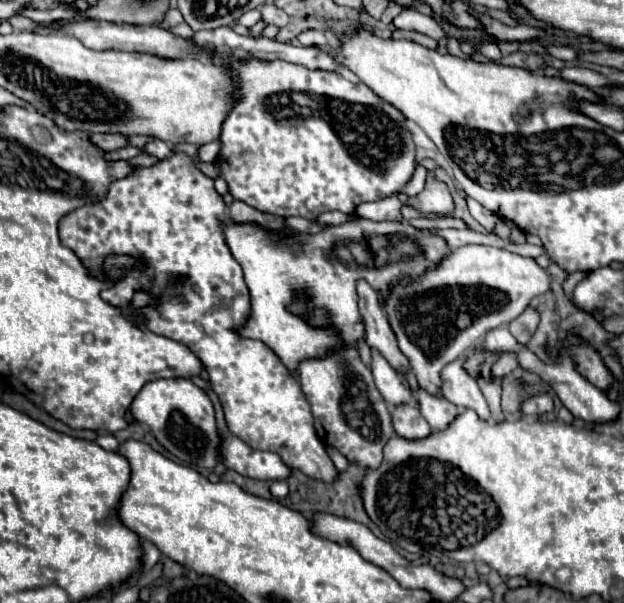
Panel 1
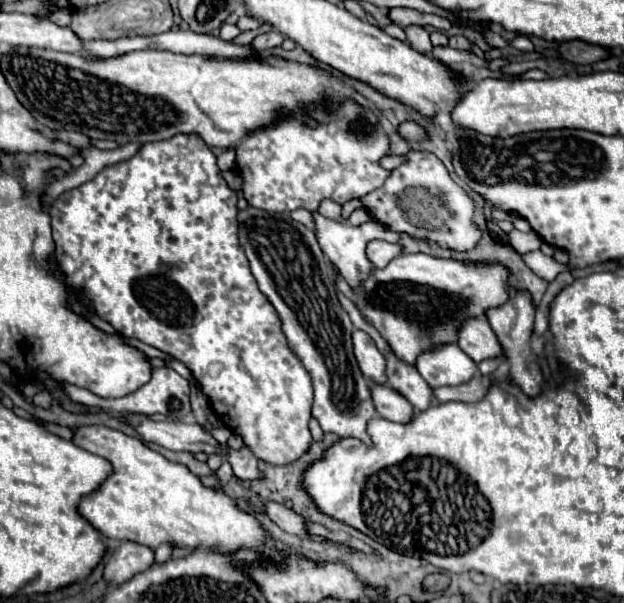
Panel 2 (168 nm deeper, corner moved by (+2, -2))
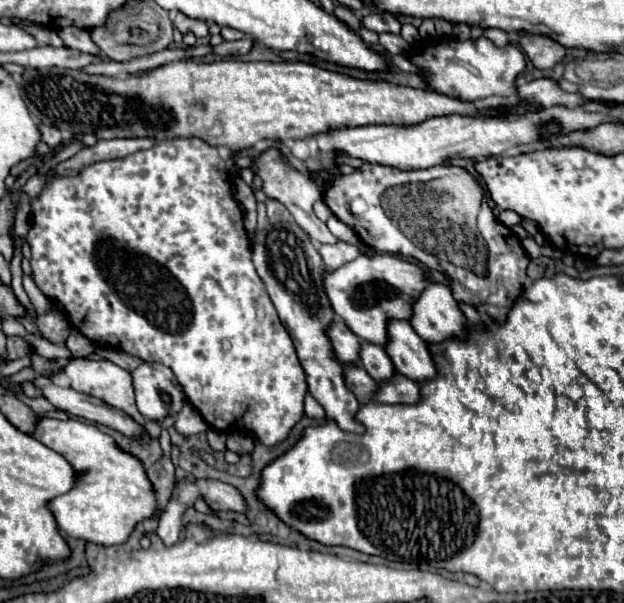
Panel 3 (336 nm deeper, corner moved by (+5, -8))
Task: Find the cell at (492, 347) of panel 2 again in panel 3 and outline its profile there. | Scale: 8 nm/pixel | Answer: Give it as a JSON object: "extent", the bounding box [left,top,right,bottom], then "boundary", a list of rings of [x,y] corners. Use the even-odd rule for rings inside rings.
{"extent":[409,280,467,342],"boundary":[[[429,280],[411,308],[413,314],[409,324],[425,342],[447,340],[447,336],[465,336],[463,328],[467,320],[445,284]]]}

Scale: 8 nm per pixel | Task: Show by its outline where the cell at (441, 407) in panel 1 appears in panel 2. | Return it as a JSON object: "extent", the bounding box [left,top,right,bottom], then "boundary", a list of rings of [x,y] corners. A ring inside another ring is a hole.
{"extent":[386,352,438,412],"boundary":[[[392,352],[386,356],[388,366],[386,366],[386,374],[388,374],[388,384],[400,392],[412,406],[416,412],[424,412],[430,406],[438,404],[434,400],[434,390],[430,388],[430,384],[418,374],[418,370],[410,364],[404,364],[402,360],[398,360]]]}

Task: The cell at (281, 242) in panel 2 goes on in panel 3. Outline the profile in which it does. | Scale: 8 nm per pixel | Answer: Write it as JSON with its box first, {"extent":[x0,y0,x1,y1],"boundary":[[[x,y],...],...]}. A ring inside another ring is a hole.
{"extent":[253,222,363,432],"boundary":[[[295,222],[269,224],[265,230],[257,232],[257,242],[253,244],[253,264],[257,274],[267,286],[269,298],[277,308],[277,314],[287,328],[299,362],[307,374],[309,392],[325,408],[327,418],[333,418],[339,428],[347,432],[363,432],[361,424],[355,424],[355,408],[359,408],[357,398],[345,386],[343,366],[333,358],[325,328],[333,322],[333,308],[323,292],[323,260],[313,246],[307,232],[303,232]]]}

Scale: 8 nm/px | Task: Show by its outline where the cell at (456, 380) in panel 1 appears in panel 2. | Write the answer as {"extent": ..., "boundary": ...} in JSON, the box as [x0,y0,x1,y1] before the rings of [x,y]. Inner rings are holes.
{"extent":[416,344,476,388],"boundary":[[[454,344],[420,354],[416,370],[432,388],[442,388],[468,382],[476,374],[476,364]]]}

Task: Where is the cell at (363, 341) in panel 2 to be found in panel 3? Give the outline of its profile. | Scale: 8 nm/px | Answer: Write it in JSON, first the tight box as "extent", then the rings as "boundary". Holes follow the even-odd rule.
{"extent":[325,316,359,362],"boundary":[[[335,316],[335,320],[325,330],[327,330],[329,342],[331,342],[331,348],[337,356],[337,360],[359,362],[359,360],[355,360],[355,348],[359,348],[359,338],[343,324],[343,320],[339,320]]]}

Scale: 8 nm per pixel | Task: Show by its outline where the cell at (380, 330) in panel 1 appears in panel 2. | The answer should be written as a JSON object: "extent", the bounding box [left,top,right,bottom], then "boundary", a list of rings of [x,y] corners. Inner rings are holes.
{"extent":[314,212,402,290],"boundary":[[[314,212],[314,218],[316,218],[316,236],[318,236],[318,244],[322,248],[322,252],[334,262],[334,266],[340,270],[340,276],[350,284],[352,290],[358,290],[360,284],[370,276],[370,262],[364,254],[364,248],[370,240],[400,240],[402,234],[398,232],[392,232],[388,230],[386,226],[382,226],[380,222],[366,222],[362,226],[350,226],[350,224],[340,224],[340,222],[332,222],[324,216],[320,216],[318,212]]]}

